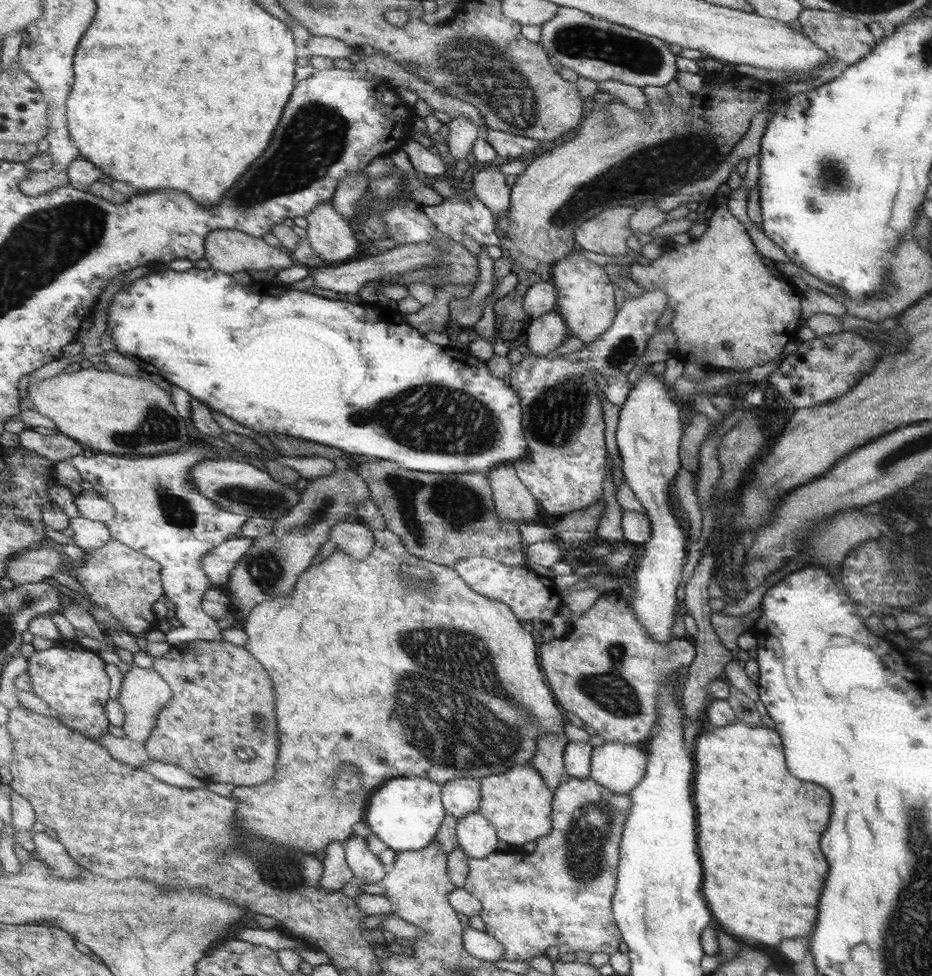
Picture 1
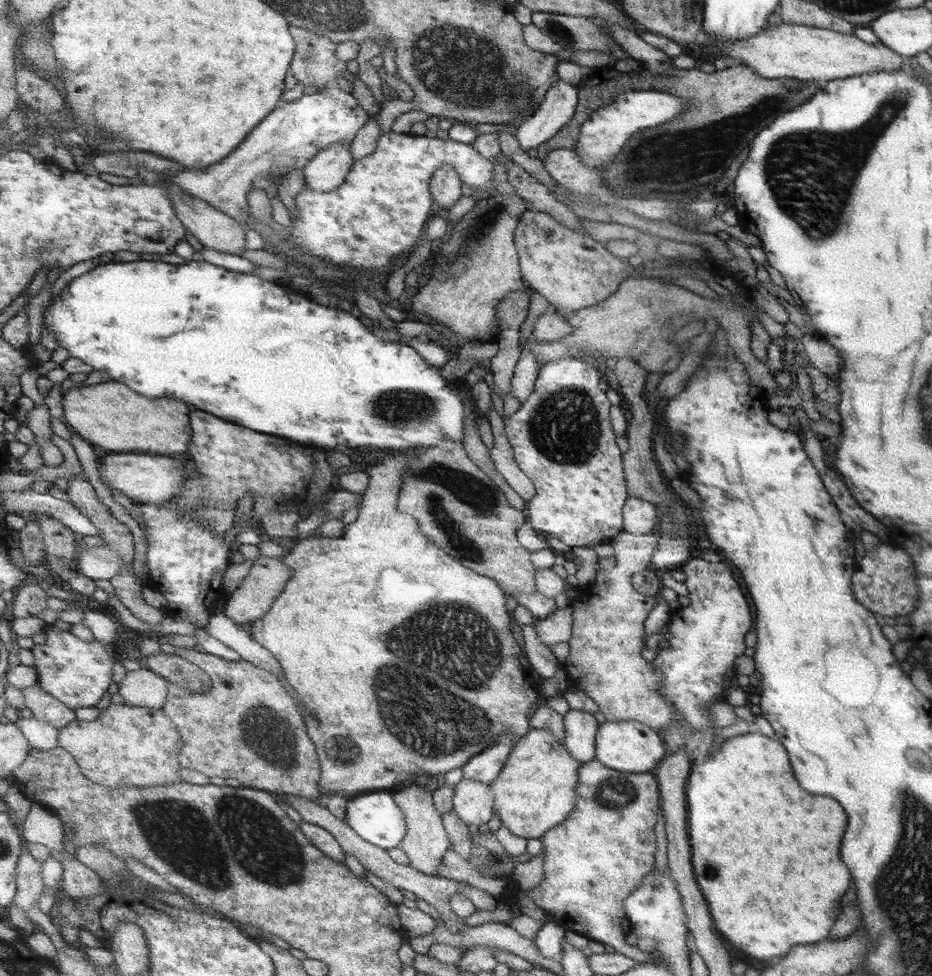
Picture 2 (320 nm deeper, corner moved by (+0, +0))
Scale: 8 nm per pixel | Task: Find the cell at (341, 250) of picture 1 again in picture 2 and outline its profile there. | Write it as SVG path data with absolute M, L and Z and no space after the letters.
M335 143L317 154L305 166L307 186L321 192L331 192L339 188L351 172L355 156L349 145Z

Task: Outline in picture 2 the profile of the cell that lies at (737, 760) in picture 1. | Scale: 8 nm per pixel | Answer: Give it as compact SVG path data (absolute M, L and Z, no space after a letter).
M752 729L751 732L743 735L733 736L727 739L719 749L714 750L712 755L705 759L692 762L690 773L685 785L686 806L687 806L687 834L689 834L689 844L691 844L691 864L695 872L697 886L707 902L709 914L713 918L715 930L737 950L743 954L757 958L757 960L775 960L785 954L791 946L795 944L813 944L828 938L835 923L835 918L839 914L839 904L841 896L849 888L849 870L845 864L839 860L839 846L841 846L841 836L845 832L845 814L841 806L827 796L813 796L807 794L805 790L799 788L799 784L793 778L787 754L779 742L769 740Z

